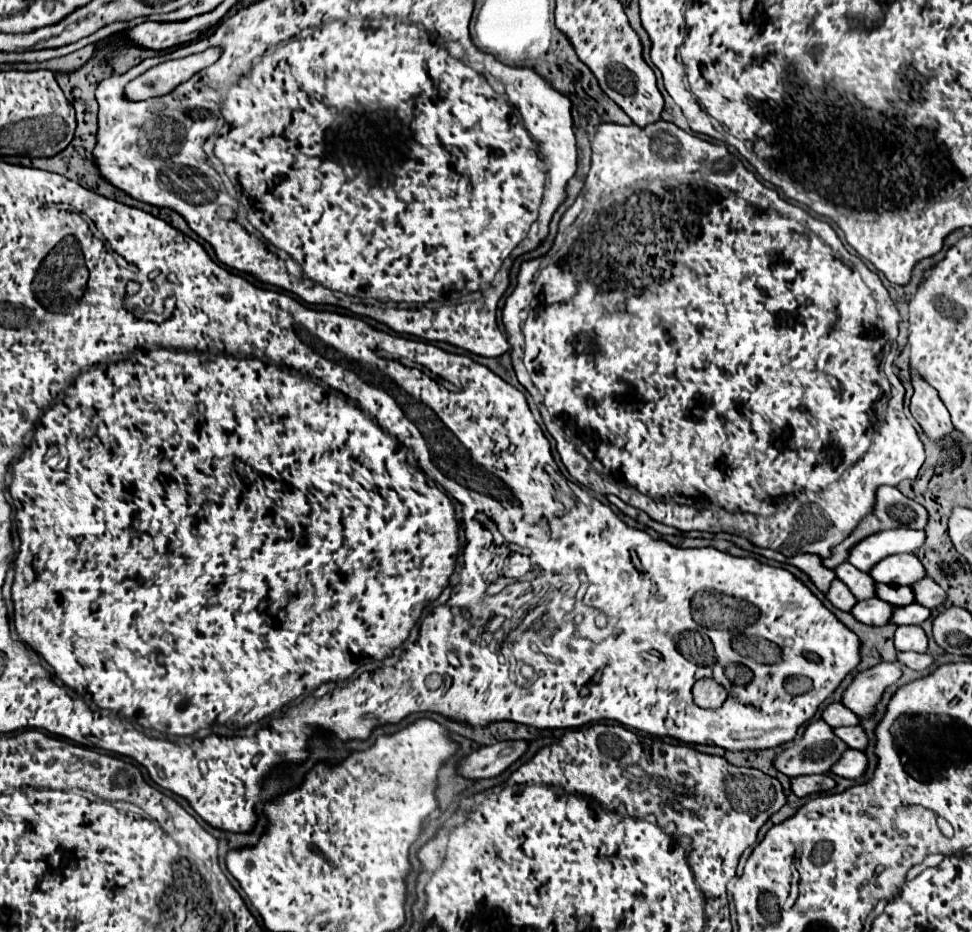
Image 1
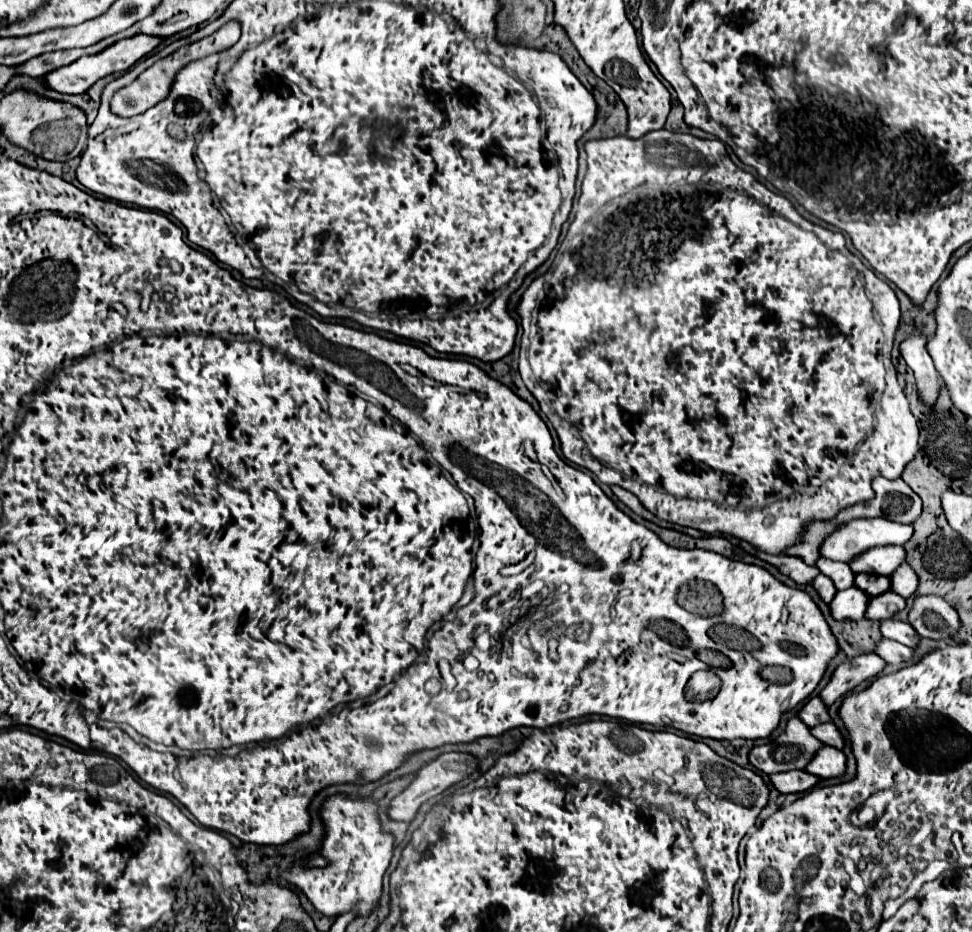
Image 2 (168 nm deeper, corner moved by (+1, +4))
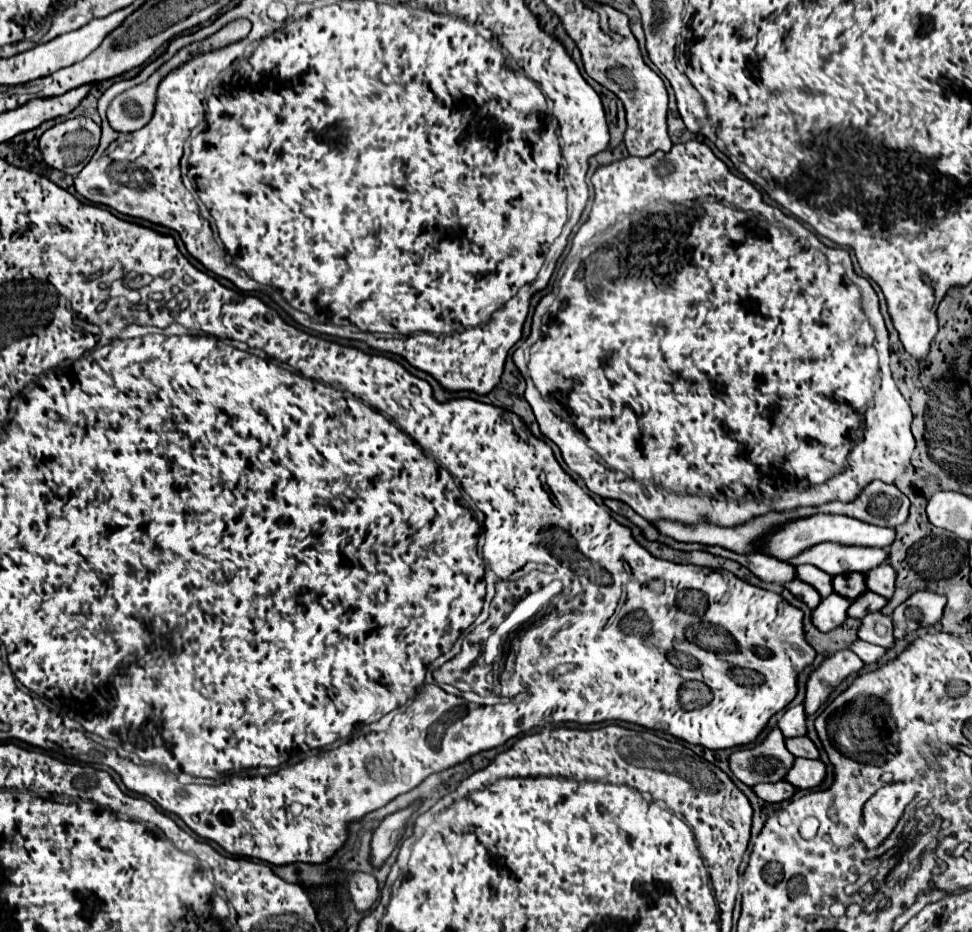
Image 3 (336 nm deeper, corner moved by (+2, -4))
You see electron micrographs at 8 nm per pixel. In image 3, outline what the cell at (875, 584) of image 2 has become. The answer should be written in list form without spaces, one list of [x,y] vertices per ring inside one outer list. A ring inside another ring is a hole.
[[[847,572],[843,576],[833,576],[833,590],[849,600],[855,600],[857,596],[861,596],[867,590],[867,586],[865,586],[863,574]]]

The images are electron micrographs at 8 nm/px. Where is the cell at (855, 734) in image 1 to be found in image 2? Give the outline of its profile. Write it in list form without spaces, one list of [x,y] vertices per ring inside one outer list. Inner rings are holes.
[[[826,722],[826,724],[818,724],[812,728],[812,734],[822,740],[826,746],[834,746],[838,750],[844,748],[844,736],[840,734],[840,730],[836,728],[834,722]]]

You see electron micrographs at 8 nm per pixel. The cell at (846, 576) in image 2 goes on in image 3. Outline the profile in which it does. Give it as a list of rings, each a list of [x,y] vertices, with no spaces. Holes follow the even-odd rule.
[[[811,564],[797,566],[797,568],[795,568],[795,576],[797,576],[799,580],[811,584],[811,586],[821,594],[821,598],[825,598],[825,596],[829,596],[829,594],[833,592],[833,588],[831,588],[831,576],[825,574],[823,570],[811,566]]]

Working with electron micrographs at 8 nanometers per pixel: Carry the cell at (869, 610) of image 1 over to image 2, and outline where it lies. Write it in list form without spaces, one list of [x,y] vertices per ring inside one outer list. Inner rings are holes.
[[[848,588],[844,592],[838,592],[836,598],[830,604],[832,616],[836,620],[862,620],[868,608],[868,598],[860,588]]]

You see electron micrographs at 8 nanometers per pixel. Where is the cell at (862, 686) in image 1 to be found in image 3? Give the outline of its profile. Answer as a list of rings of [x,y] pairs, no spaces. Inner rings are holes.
[[[851,650],[835,652],[833,656],[829,656],[827,660],[823,660],[821,666],[817,666],[809,674],[809,678],[807,678],[805,700],[803,700],[805,712],[807,714],[815,714],[817,708],[833,692],[833,688],[839,686],[849,674],[859,672],[861,668],[863,668],[863,662]]]

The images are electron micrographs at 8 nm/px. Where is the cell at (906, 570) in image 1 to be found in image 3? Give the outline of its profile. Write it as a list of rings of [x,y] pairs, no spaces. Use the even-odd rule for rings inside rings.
[[[815,544],[815,548],[807,548],[807,552],[801,552],[799,556],[793,556],[791,562],[793,566],[799,564],[815,564],[817,568],[823,568],[823,572],[837,576],[843,572],[867,572],[879,564],[883,564],[887,558],[887,552],[883,548],[855,548],[855,546],[843,546],[843,544]]]

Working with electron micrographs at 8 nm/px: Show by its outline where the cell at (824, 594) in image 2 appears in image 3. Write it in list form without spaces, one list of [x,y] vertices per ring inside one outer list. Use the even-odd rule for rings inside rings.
[[[791,580],[791,582],[787,582],[787,584],[783,584],[789,592],[793,592],[799,600],[803,600],[811,610],[813,608],[817,608],[817,604],[821,602],[821,596],[815,592],[815,588],[811,588],[809,584],[805,584],[805,582],[801,582],[801,580]]]

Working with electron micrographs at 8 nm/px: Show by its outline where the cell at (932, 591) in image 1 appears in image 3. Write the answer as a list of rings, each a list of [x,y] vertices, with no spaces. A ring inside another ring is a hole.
[[[881,564],[879,568],[865,572],[865,584],[867,590],[889,600],[895,592],[895,570],[889,564]]]

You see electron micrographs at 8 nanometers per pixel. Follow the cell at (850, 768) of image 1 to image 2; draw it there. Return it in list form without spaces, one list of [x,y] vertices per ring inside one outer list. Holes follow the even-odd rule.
[[[822,746],[814,760],[806,766],[806,772],[816,774],[820,778],[836,778],[846,772],[846,756],[842,750],[836,750],[832,746]]]

